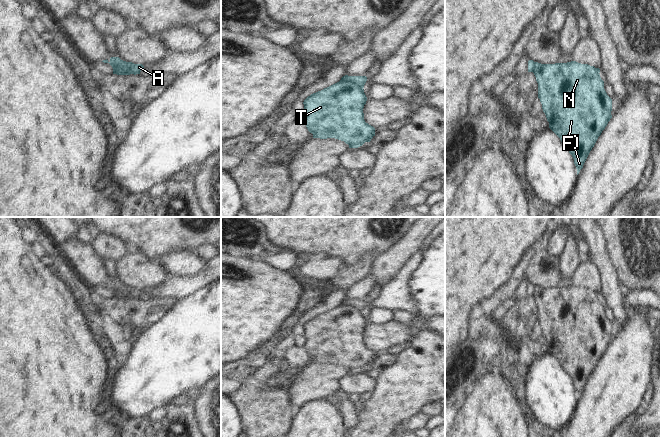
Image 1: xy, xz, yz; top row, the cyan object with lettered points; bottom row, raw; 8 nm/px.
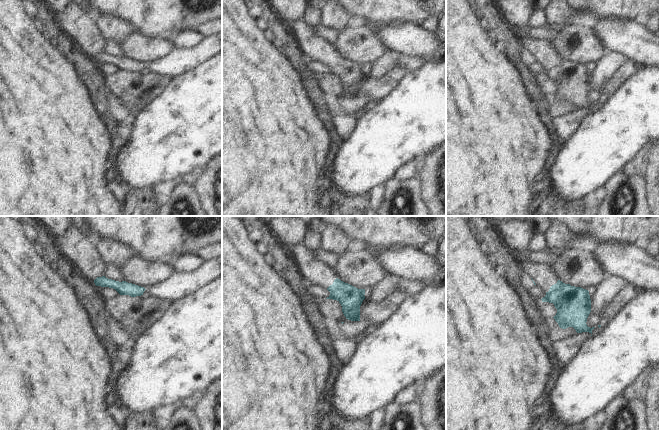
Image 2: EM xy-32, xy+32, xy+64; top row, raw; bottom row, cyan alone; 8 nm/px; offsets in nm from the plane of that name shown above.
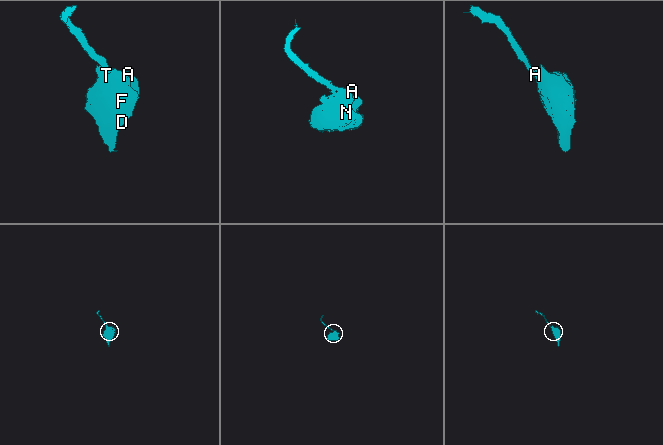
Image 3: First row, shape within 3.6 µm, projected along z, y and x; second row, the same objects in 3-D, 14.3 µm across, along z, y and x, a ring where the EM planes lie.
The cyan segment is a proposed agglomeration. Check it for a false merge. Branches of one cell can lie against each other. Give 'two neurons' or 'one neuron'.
two neurons

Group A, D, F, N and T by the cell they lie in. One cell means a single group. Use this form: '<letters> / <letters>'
A / D F N T

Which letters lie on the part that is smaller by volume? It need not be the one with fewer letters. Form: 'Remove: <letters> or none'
Remove: A

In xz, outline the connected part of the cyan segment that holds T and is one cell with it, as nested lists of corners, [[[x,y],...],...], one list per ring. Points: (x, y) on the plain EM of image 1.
[[[340,304],[304,324],[304,348],[313,362],[335,362],[358,372],[375,360],[375,352],[364,344],[366,325],[364,313]]]

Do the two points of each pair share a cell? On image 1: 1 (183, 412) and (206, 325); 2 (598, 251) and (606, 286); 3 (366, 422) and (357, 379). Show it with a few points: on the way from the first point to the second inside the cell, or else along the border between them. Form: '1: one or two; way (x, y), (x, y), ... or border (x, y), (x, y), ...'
1: two; border (179, 401), (168, 403), (158, 412)
2: one; way (602, 260), (606, 270), (606, 277)
3: two; border (376, 380), (376, 386), (371, 391)

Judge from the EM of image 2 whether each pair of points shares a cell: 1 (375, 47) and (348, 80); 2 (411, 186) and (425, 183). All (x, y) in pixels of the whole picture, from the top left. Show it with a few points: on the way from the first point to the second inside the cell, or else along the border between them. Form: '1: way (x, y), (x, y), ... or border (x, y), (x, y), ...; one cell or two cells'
1: border (347, 59), (358, 65); two cells
2: border (417, 175), (420, 198), (424, 205); two cells

